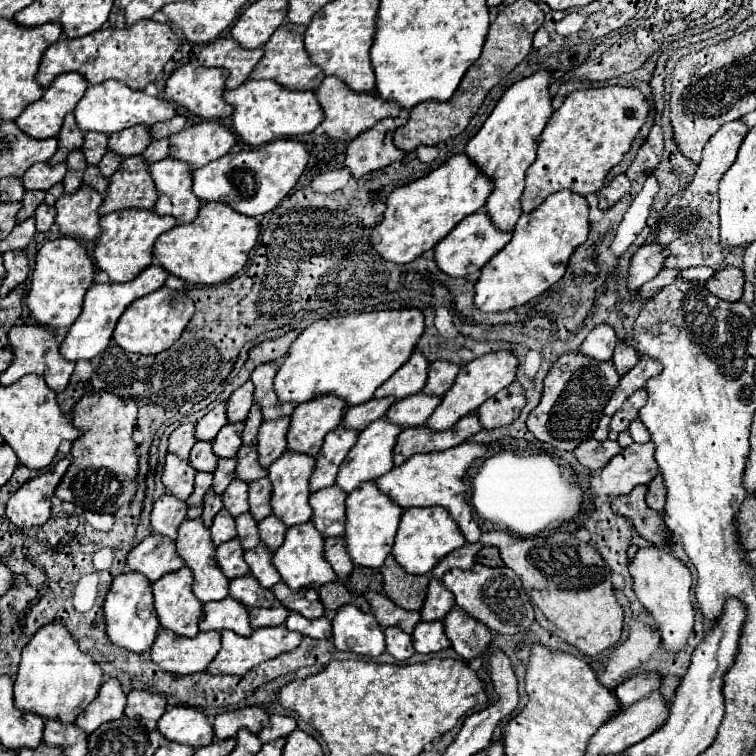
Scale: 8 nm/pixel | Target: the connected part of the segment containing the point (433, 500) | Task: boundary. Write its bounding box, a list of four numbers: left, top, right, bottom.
[376,442,486,542]

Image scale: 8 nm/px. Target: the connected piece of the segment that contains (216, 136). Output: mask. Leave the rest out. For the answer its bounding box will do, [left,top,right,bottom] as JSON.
[170,120,236,168]

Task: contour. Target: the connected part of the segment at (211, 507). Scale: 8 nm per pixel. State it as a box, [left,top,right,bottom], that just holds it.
[202,488,224,526]

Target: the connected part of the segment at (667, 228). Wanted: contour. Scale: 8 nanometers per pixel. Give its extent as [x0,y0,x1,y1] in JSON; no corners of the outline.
[656,120,749,268]

